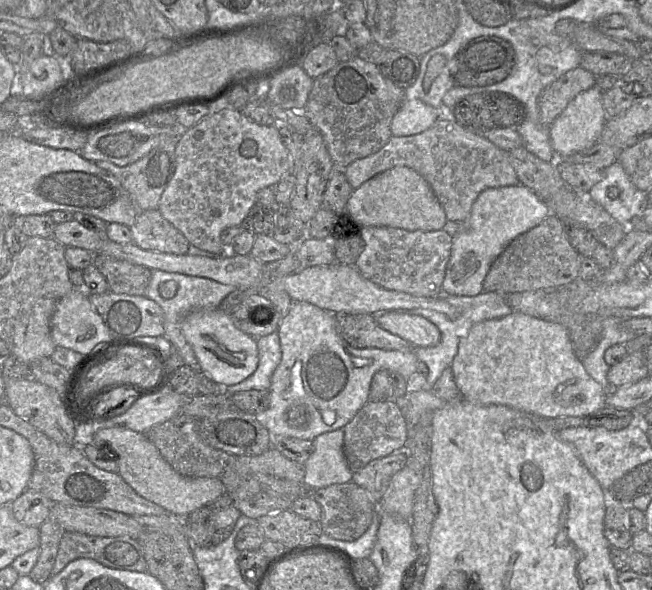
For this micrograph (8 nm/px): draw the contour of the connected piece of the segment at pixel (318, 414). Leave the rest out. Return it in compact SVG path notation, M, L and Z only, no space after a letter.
M292 301L288 314L285 317L283 317L280 322L278 328L278 335L280 338L282 357L278 367L274 371L271 378L271 385L269 388L270 404L268 408L261 414L254 414L258 418L259 422L263 426L265 426L272 435L272 446L273 440L276 438L293 437L302 440L314 440L316 437L324 433L332 432L338 429L343 430L344 426L346 426L354 418L356 413L368 402L370 384L376 372L380 370L386 370L388 372L398 372L403 376L405 381L407 381L410 378L410 376L416 372L418 358L413 349L382 350L377 348L354 348L350 346L339 333L336 322L336 315L338 314L328 312L308 302Z

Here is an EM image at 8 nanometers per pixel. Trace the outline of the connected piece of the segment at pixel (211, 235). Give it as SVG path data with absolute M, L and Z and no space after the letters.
M225 108L219 112L208 114L195 126L186 130L178 141L175 149L176 168L175 172L161 195L158 210L162 216L175 226L187 238L189 243L201 250L212 252L214 254L225 254L228 249L221 241L223 230L237 226L243 223L250 210L257 204L257 193L259 190L272 186L283 176L291 173L291 158L287 148L284 146L279 131L276 126L262 126L247 119L242 112L233 108Z

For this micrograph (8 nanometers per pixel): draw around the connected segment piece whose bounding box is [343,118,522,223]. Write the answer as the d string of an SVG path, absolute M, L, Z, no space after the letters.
M439 118L422 133L395 137L368 157L353 161L343 173L353 189L359 188L372 177L394 168L405 166L413 169L430 185L446 216L446 221L464 222L478 195L485 189L522 185L504 150L491 143L481 134L462 127L455 120Z

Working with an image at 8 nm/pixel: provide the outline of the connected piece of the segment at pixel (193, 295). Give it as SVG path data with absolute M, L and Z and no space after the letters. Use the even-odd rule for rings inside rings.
M151 269L151 278L143 296L155 301L162 308L164 312L163 337L174 345L175 351L180 355L180 358L183 359L184 365L188 365L195 370L201 370L200 363L191 345L183 335L183 320L193 311L219 308L222 300L235 290L237 290L237 288L233 285L222 284L209 278L167 272L160 269ZM167 281L175 281L177 283L177 290L173 297L165 299L160 293L160 288L161 285L163 283L165 284Z

